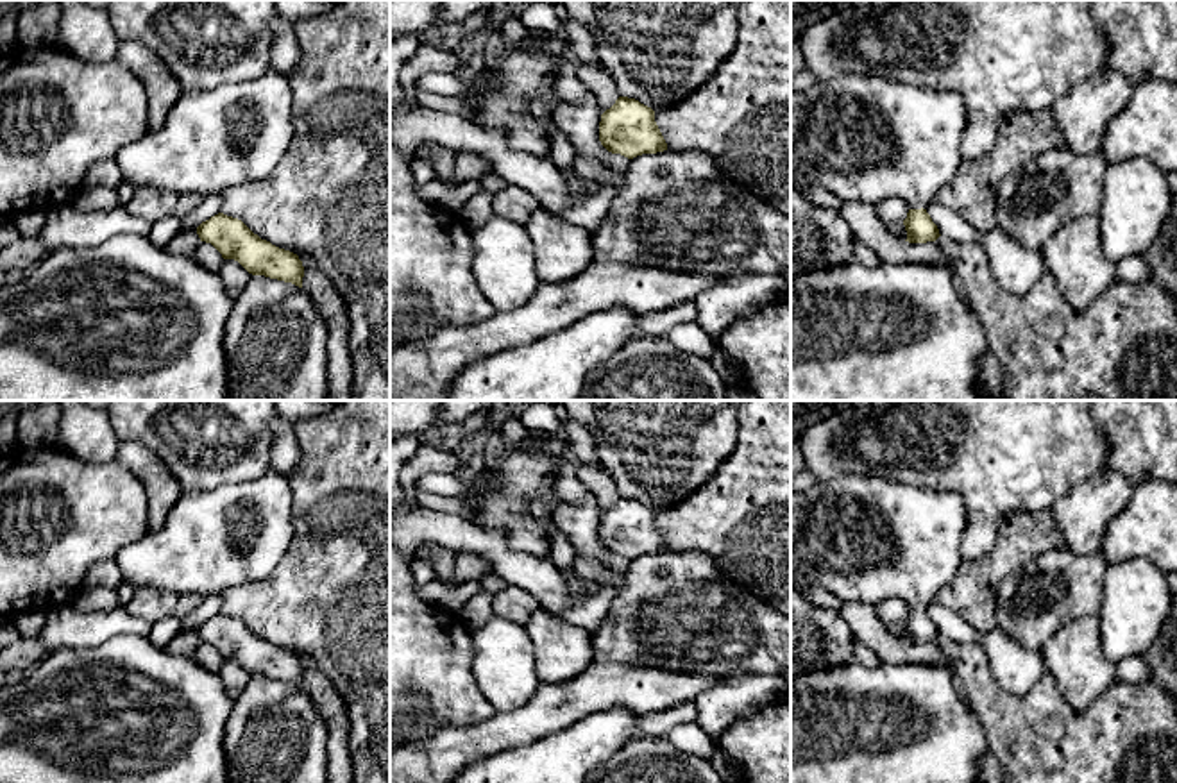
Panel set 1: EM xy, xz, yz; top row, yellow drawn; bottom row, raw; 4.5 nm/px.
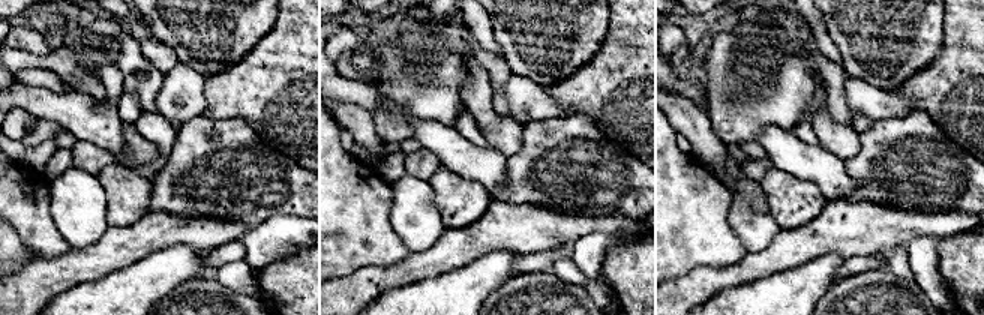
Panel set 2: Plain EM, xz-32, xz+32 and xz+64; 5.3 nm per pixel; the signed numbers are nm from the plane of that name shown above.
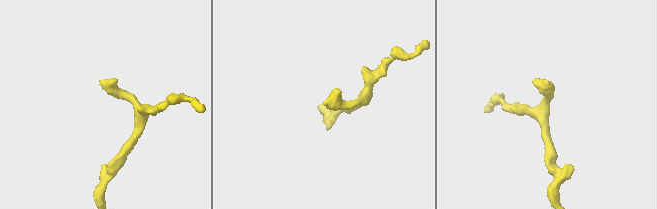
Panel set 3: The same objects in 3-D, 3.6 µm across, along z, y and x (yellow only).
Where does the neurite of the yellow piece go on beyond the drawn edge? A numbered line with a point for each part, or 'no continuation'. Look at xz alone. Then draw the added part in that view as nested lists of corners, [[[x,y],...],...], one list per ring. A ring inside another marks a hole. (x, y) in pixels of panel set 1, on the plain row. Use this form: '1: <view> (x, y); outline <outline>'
no continuation

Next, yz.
1: yz (863, 538); outline [[[866,476],[816,481],[807,493],[791,492],[791,590],[821,586],[834,595],[835,604],[859,601],[876,606],[884,599],[898,597],[909,610],[925,610],[957,576],[966,527],[968,508],[953,490],[937,492]]]

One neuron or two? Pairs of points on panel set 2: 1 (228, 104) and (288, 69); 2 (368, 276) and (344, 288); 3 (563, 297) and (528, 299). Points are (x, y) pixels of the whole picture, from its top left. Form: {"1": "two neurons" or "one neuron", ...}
{"1": "one neuron", "2": "one neuron", "3": "one neuron"}

